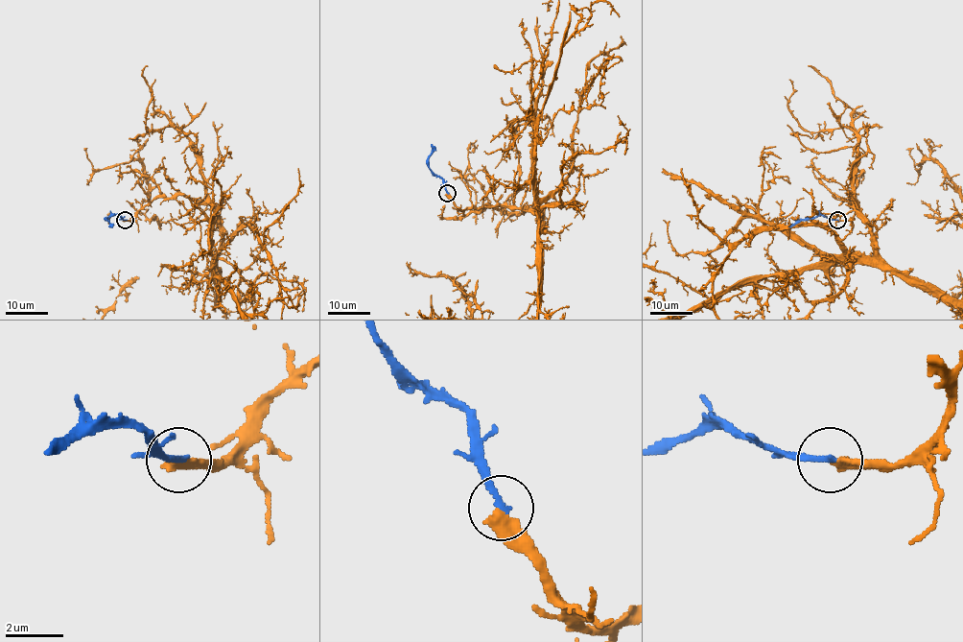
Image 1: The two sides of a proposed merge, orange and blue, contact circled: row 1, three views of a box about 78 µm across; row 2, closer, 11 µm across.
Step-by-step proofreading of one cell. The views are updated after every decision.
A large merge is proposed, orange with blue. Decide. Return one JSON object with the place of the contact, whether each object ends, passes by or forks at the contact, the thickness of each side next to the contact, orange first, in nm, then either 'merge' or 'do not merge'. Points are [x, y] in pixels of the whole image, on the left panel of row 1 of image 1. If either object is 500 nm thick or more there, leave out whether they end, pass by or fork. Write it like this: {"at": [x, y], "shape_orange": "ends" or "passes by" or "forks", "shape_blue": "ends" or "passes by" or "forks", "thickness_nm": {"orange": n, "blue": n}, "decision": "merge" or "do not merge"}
{"at": [125, 220], "shape_orange": "ends", "shape_blue": "ends", "thickness_nm": {"orange": 480, "blue": 200}, "decision": "merge"}

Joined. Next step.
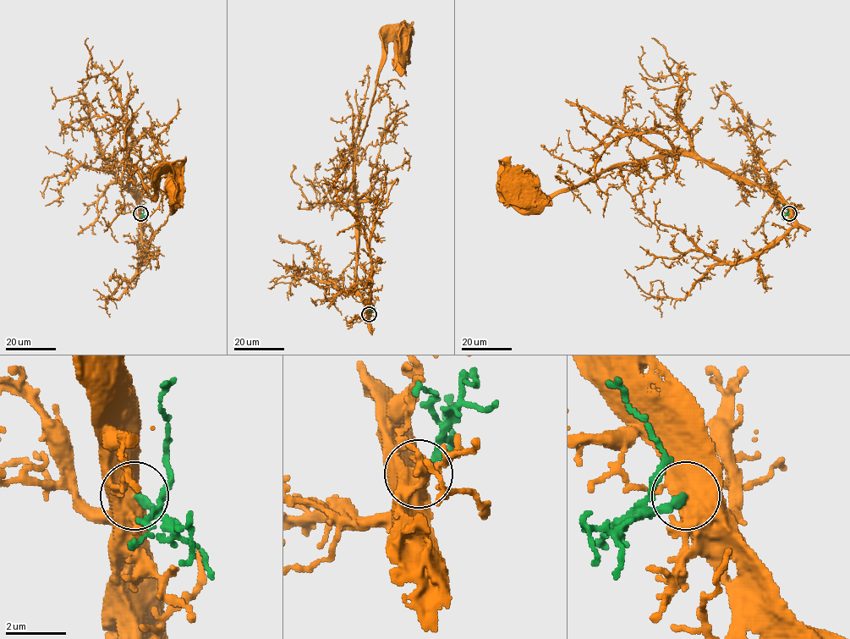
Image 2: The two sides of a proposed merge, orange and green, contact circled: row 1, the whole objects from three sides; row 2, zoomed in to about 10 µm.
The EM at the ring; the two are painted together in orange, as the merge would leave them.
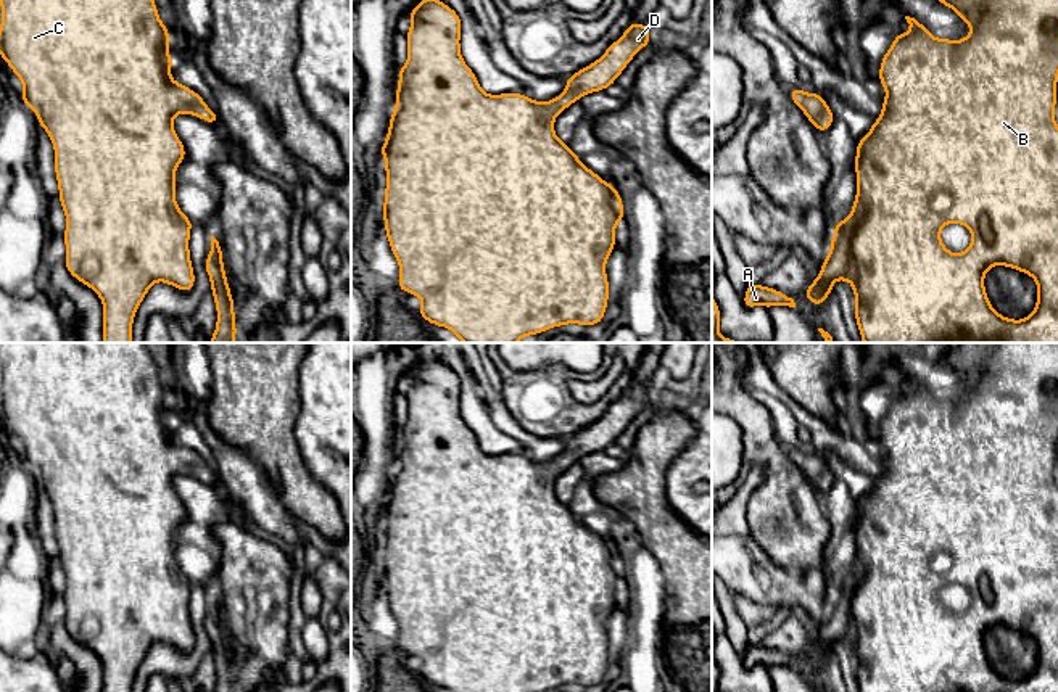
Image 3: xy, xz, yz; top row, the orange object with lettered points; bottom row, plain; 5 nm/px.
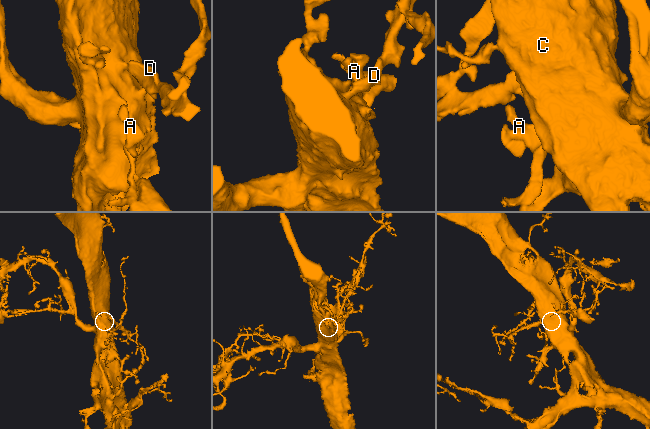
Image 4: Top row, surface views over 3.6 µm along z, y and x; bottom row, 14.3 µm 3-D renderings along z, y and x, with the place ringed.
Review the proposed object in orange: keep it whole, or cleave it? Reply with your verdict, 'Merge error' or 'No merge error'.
No merge error

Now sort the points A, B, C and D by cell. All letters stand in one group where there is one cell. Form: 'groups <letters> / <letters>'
groups A B C D

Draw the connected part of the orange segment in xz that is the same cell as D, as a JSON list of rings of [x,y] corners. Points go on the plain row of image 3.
[[[425,357],[409,372],[411,389],[406,394],[409,409],[407,422],[398,430],[399,441],[396,449],[396,465],[390,478],[390,488],[383,507],[378,510],[385,518],[386,547],[383,562],[385,594],[391,613],[399,624],[398,650],[420,658],[422,666],[417,673],[432,686],[449,689],[451,692],[546,692],[560,686],[578,684],[583,687],[602,682],[609,663],[609,641],[605,623],[615,608],[615,587],[625,578],[623,558],[618,550],[588,529],[570,510],[568,504],[557,499],[554,480],[577,463],[583,455],[605,451],[625,431],[626,425],[646,406],[651,406],[649,388],[633,381],[630,388],[615,401],[604,415],[586,428],[567,438],[565,452],[551,462],[536,462],[525,454],[490,455],[481,451],[475,433],[461,417],[459,375],[435,357]]]

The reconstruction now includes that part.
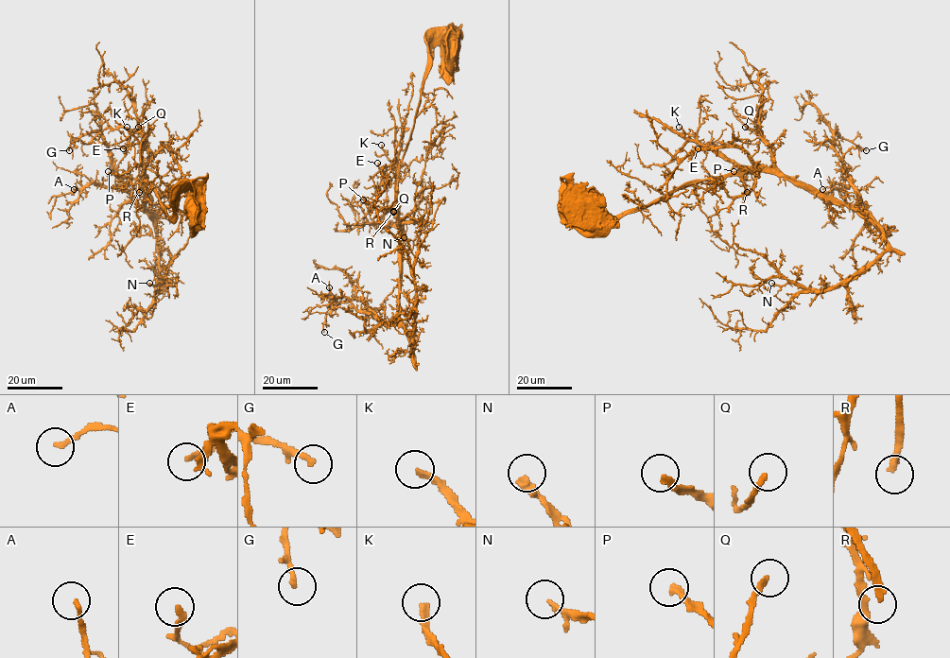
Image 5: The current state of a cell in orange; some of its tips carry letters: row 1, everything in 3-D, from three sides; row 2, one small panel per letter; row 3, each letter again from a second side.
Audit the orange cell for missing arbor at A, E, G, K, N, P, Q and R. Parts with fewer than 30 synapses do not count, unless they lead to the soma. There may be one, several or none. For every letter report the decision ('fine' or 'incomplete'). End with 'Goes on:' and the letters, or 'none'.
A: fine
E: fine
G: fine
K: fine
N: fine
P: fine
Q: fine
R: incomplete
Goes on: R

